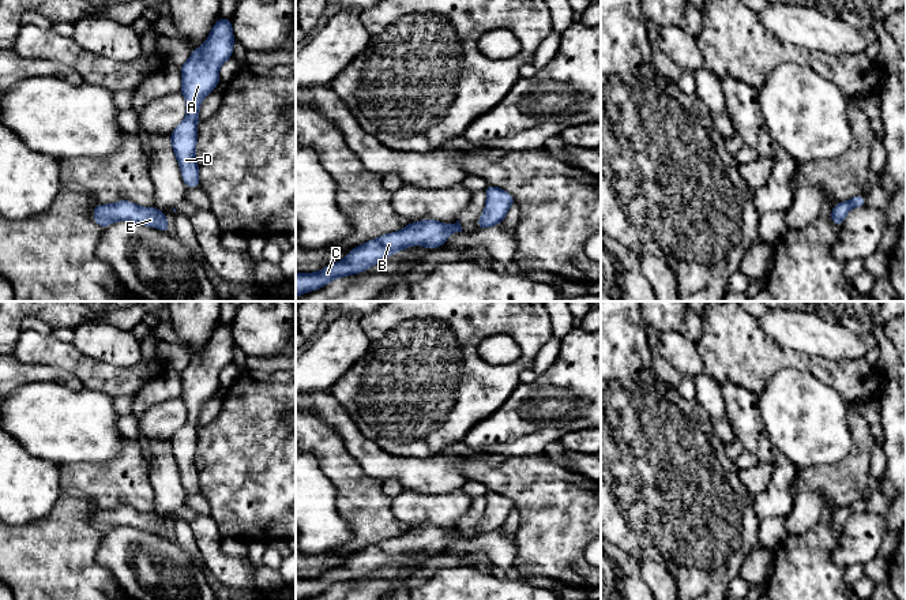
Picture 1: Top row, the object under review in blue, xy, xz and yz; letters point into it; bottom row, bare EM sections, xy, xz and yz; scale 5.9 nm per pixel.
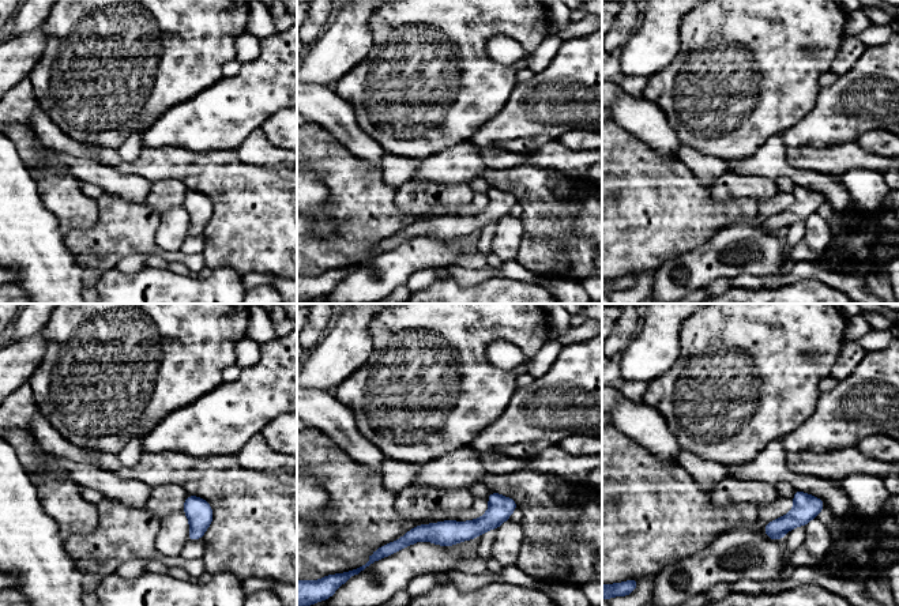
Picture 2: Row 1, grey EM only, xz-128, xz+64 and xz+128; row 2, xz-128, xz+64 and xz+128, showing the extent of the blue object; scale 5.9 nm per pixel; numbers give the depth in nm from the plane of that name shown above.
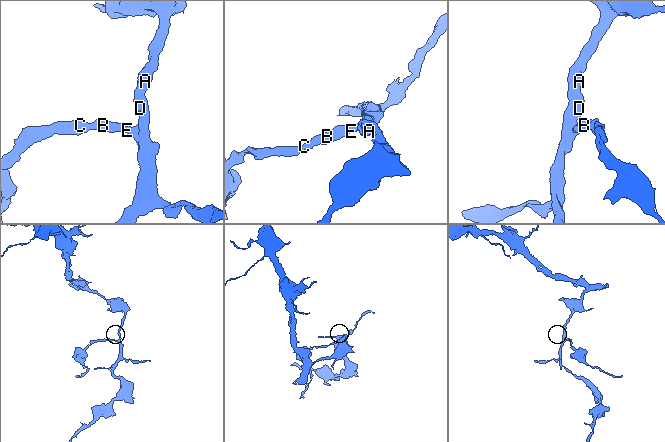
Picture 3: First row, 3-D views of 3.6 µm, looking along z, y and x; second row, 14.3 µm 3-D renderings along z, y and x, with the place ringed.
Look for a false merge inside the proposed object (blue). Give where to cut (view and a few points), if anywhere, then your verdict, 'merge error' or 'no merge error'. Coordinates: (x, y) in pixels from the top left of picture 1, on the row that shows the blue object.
cut none; no merge error

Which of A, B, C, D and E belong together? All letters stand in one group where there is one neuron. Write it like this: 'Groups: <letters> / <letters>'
Groups: A B C D E

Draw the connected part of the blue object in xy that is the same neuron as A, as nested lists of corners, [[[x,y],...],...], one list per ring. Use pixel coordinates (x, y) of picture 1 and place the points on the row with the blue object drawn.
[[[218,18],[206,42],[193,49],[189,59],[180,67],[180,93],[185,98],[187,113],[172,131],[170,142],[187,188],[200,185],[195,158],[199,108],[202,101],[219,85],[219,67],[233,57],[233,45],[232,19]]]

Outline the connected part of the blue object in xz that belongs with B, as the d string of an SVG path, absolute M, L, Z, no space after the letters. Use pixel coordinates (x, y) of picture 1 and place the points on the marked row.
M435 220L407 224L399 232L390 232L353 248L343 260L328 265L317 273L296 273L296 297L323 288L335 278L362 273L391 254L411 245L420 244L429 250L443 247L452 232L462 232L459 220L452 225Z

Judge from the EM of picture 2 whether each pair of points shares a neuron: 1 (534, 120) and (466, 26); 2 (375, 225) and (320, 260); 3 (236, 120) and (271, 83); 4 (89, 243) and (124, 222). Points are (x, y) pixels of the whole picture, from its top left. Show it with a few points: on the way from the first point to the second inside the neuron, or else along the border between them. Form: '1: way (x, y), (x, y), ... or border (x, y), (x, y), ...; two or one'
1: border (518, 82), (506, 105), (495, 116); two
2: way (361, 229), (341, 249), (334, 251); one
3: way (244, 110), (262, 93); one
4: way (97, 238), (108, 238), (116, 230); one

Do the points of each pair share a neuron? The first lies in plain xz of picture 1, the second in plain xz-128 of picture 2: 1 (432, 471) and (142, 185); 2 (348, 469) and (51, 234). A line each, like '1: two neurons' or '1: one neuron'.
1: one neuron
2: two neurons

